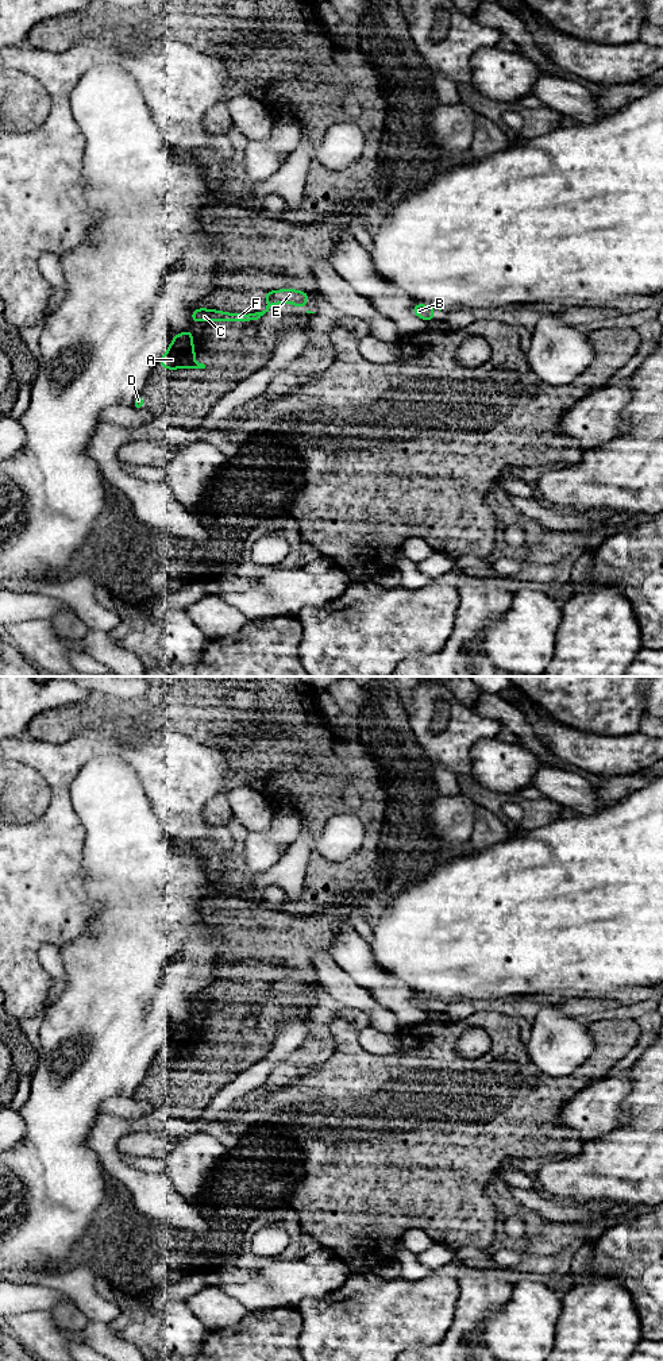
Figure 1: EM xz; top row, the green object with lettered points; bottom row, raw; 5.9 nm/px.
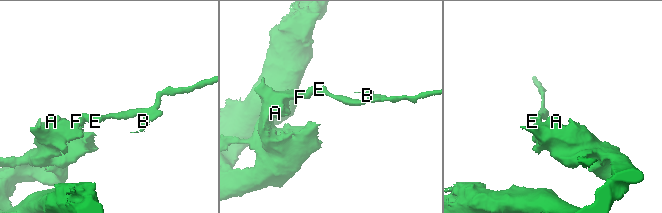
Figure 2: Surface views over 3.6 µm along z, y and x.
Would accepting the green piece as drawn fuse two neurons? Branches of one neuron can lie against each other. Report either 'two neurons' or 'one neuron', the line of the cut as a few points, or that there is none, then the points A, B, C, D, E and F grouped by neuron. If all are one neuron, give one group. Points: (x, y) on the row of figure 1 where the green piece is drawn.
two neurons; cut in xz along (250, 313), (253, 319); A C D F / B E

